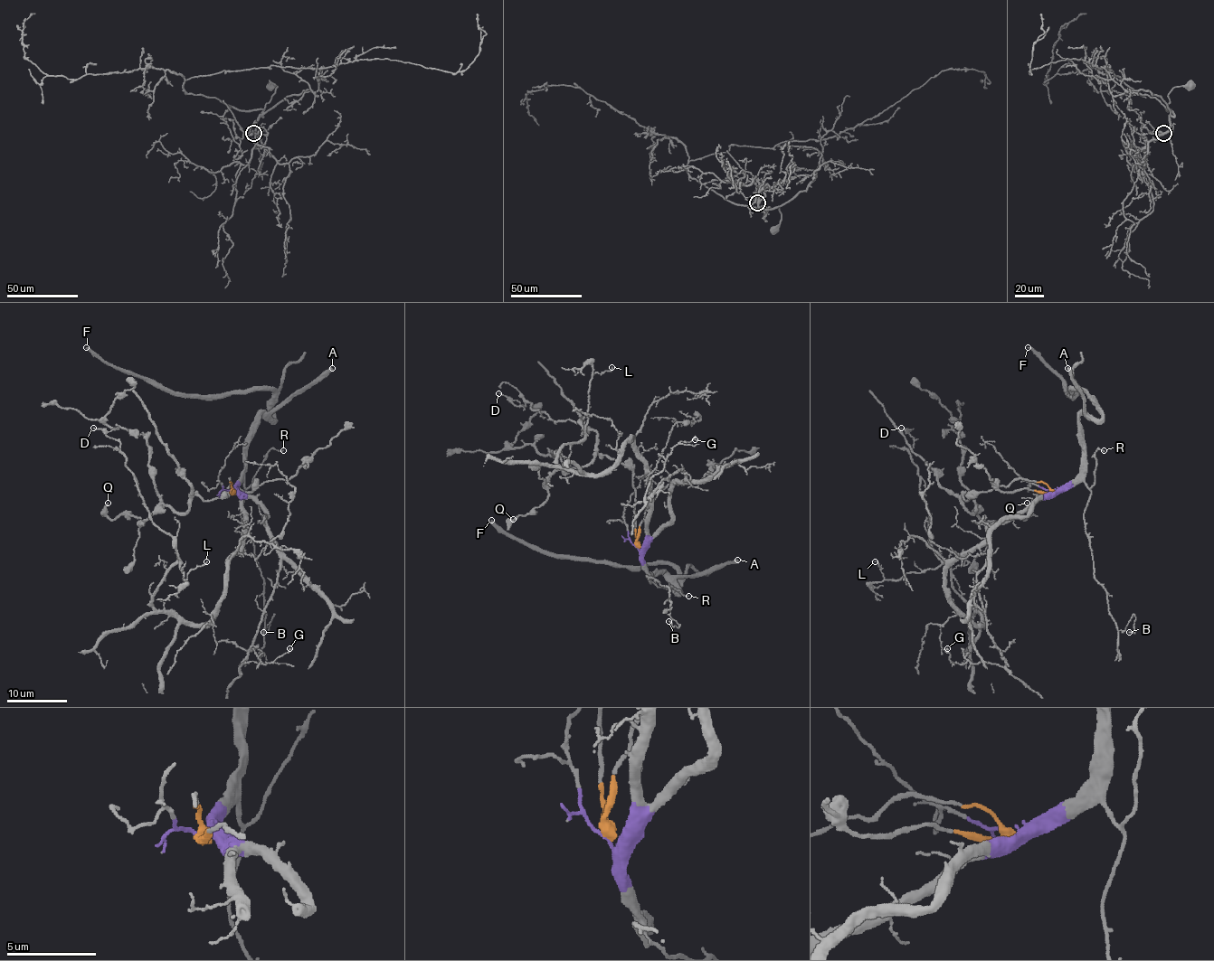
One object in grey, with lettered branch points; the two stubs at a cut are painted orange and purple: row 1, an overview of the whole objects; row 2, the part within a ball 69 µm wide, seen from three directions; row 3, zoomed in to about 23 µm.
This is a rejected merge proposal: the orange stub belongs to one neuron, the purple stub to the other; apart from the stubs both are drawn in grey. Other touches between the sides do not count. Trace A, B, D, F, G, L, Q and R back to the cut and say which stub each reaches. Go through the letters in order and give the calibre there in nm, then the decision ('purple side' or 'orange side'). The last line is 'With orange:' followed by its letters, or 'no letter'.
A: calibre 440 nm; purple side
B: calibre 110 nm; purple side
D: calibre 130 nm; purple side
F: calibre 280 nm; purple side
G: calibre 150 nm; purple side
L: calibre 100 nm; purple side
Q: calibre 190 nm; orange side
R: calibre 130 nm; purple side
With orange: Q

